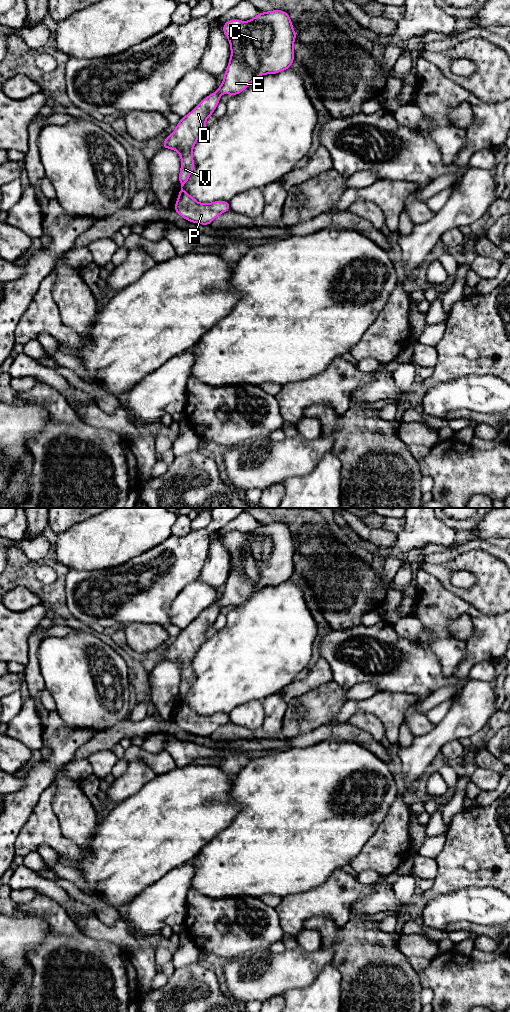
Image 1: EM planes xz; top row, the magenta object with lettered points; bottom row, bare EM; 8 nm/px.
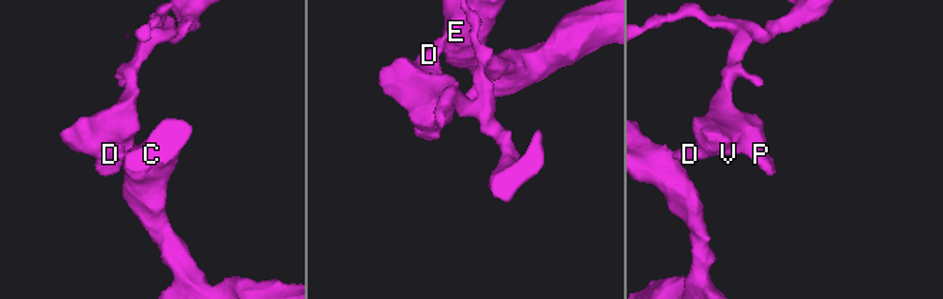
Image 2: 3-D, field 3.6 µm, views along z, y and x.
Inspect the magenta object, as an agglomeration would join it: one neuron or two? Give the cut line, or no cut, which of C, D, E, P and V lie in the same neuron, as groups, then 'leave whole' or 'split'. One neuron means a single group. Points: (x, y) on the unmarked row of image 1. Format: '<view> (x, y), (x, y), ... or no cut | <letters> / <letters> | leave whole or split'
no cut | C D E P V | leave whole

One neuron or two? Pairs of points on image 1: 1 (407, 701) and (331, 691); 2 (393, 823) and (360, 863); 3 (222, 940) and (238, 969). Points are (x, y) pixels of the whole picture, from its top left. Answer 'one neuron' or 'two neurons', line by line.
1: two neurons
2: one neuron
3: two neurons

